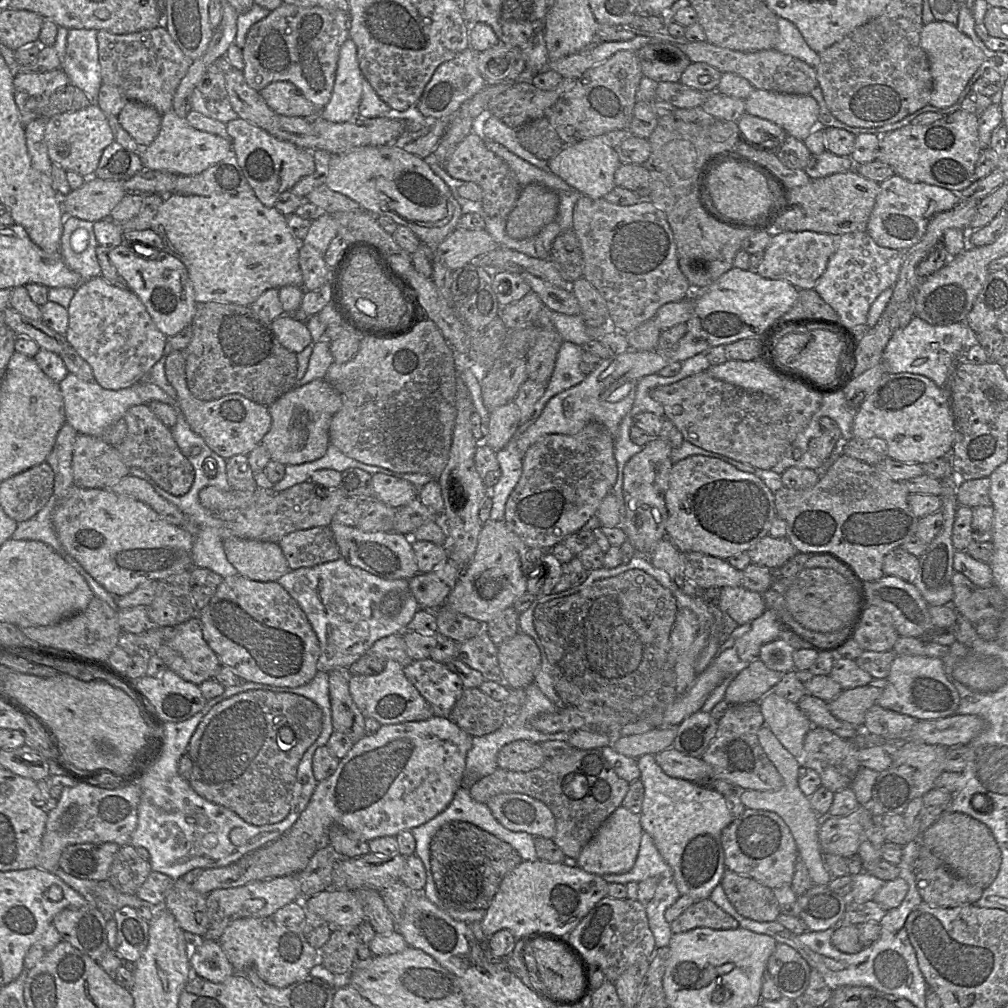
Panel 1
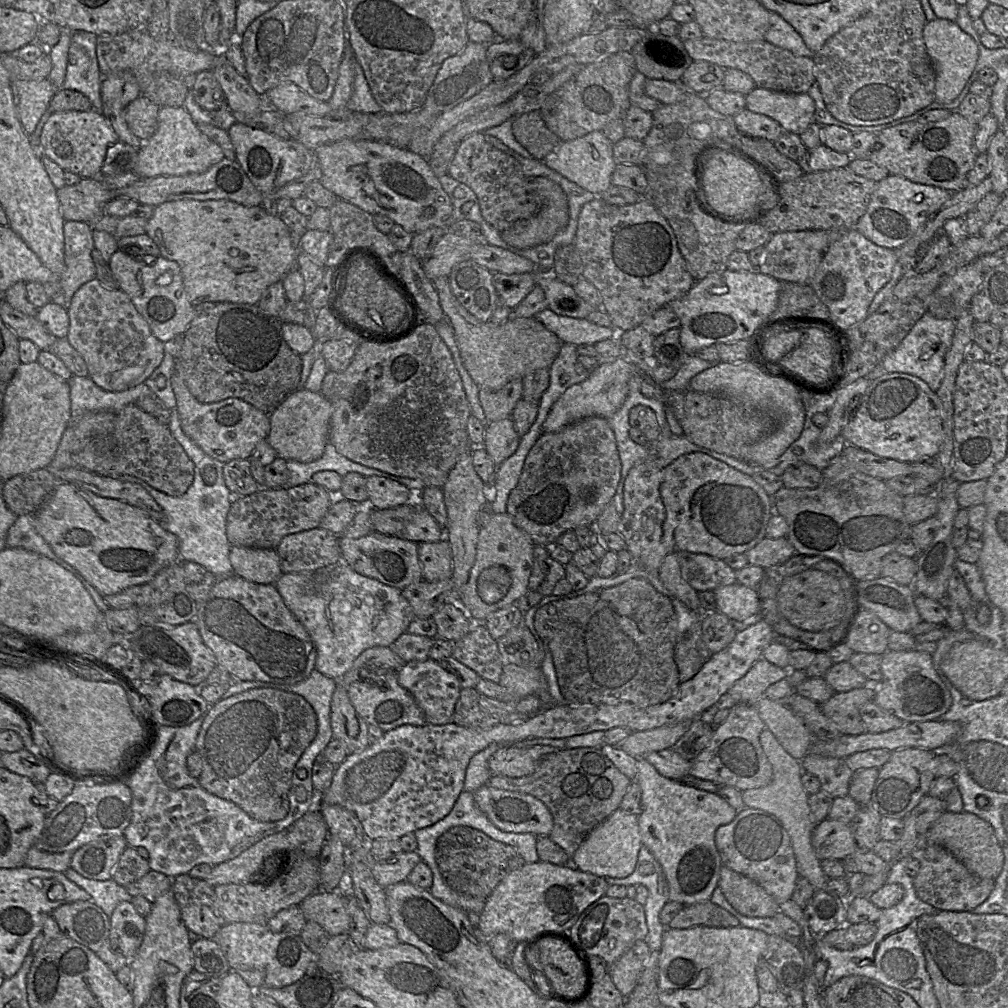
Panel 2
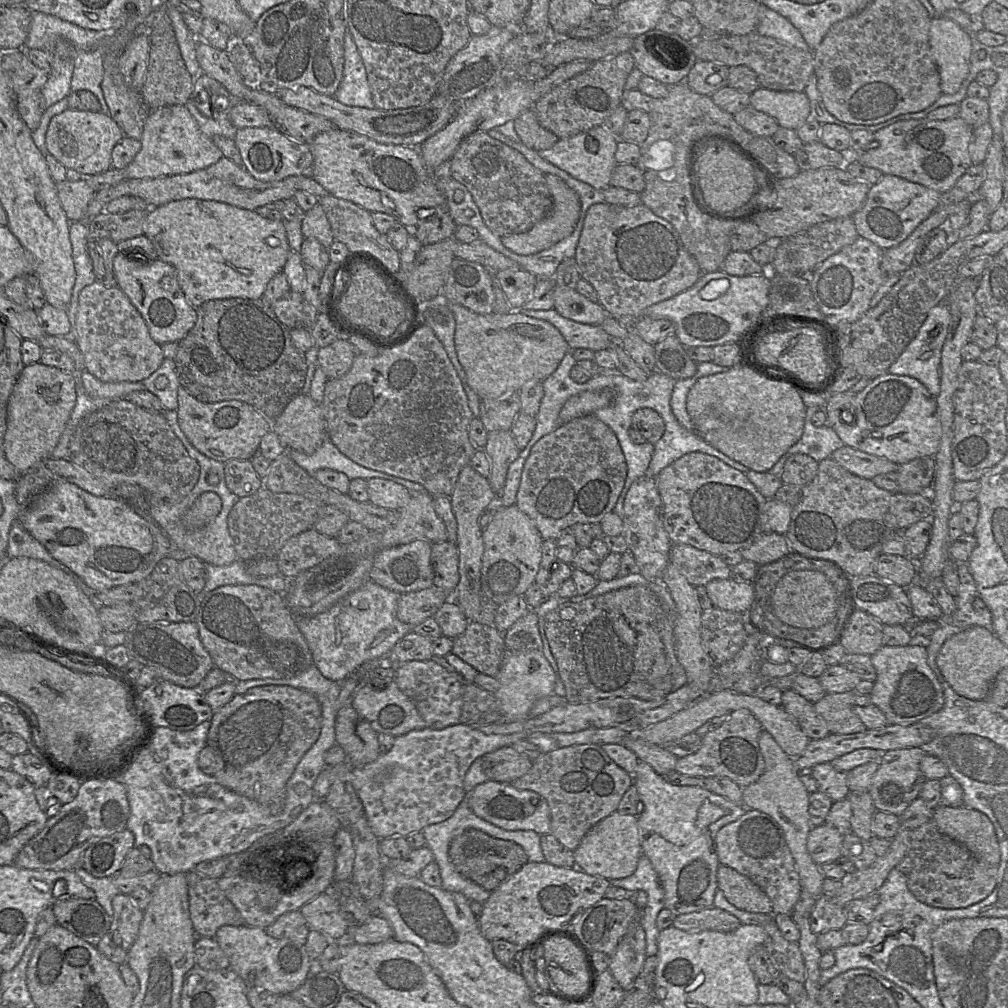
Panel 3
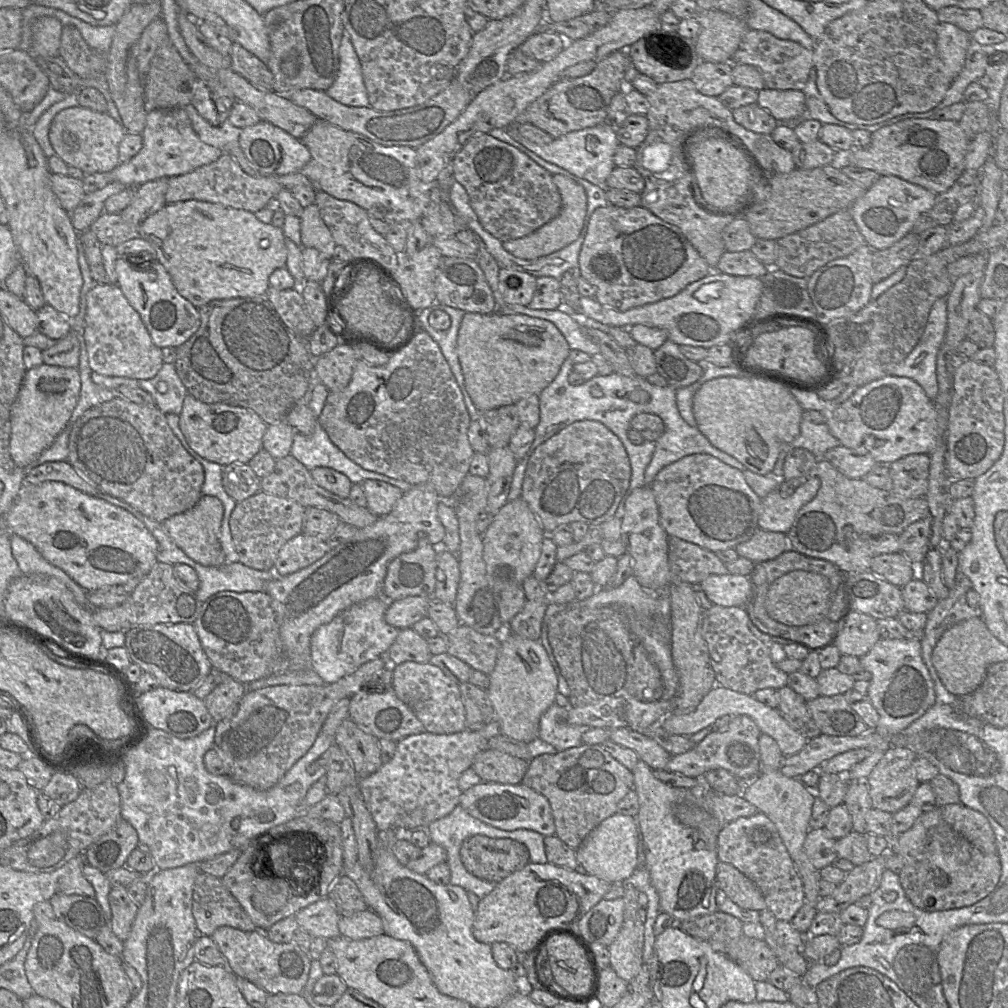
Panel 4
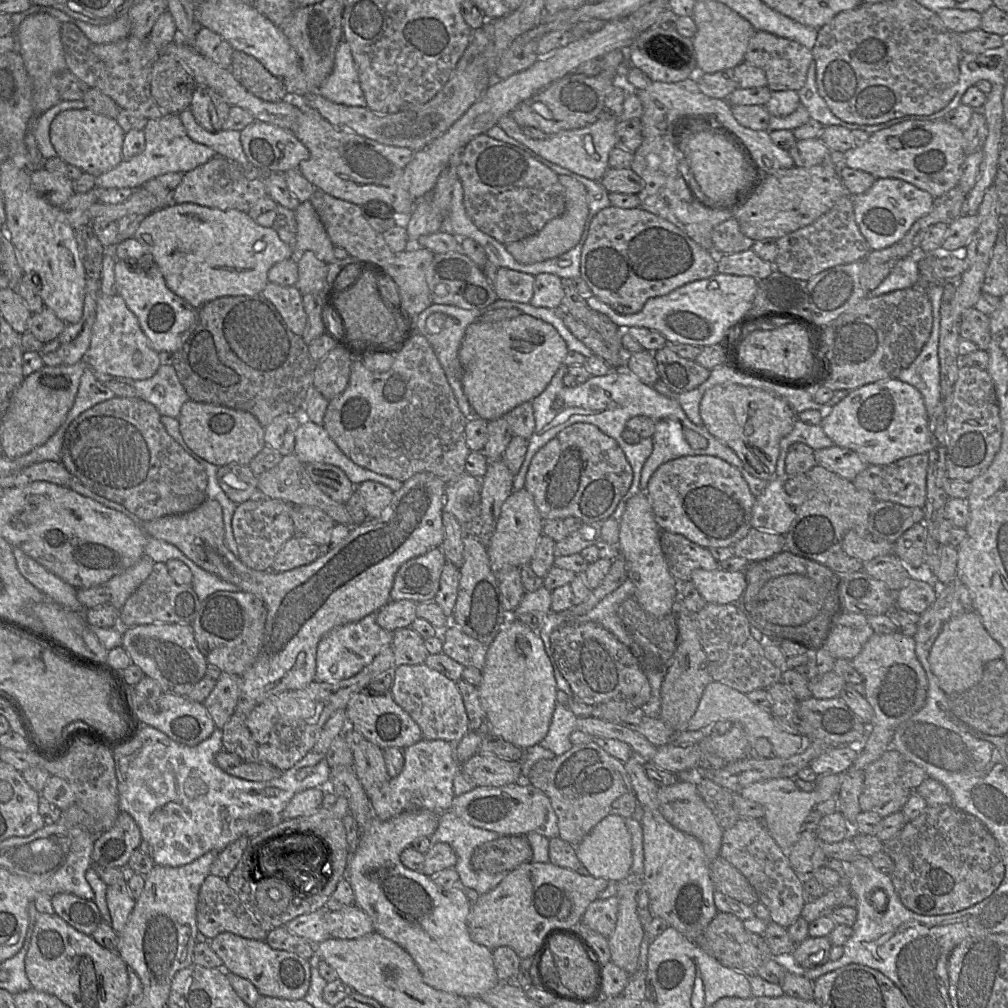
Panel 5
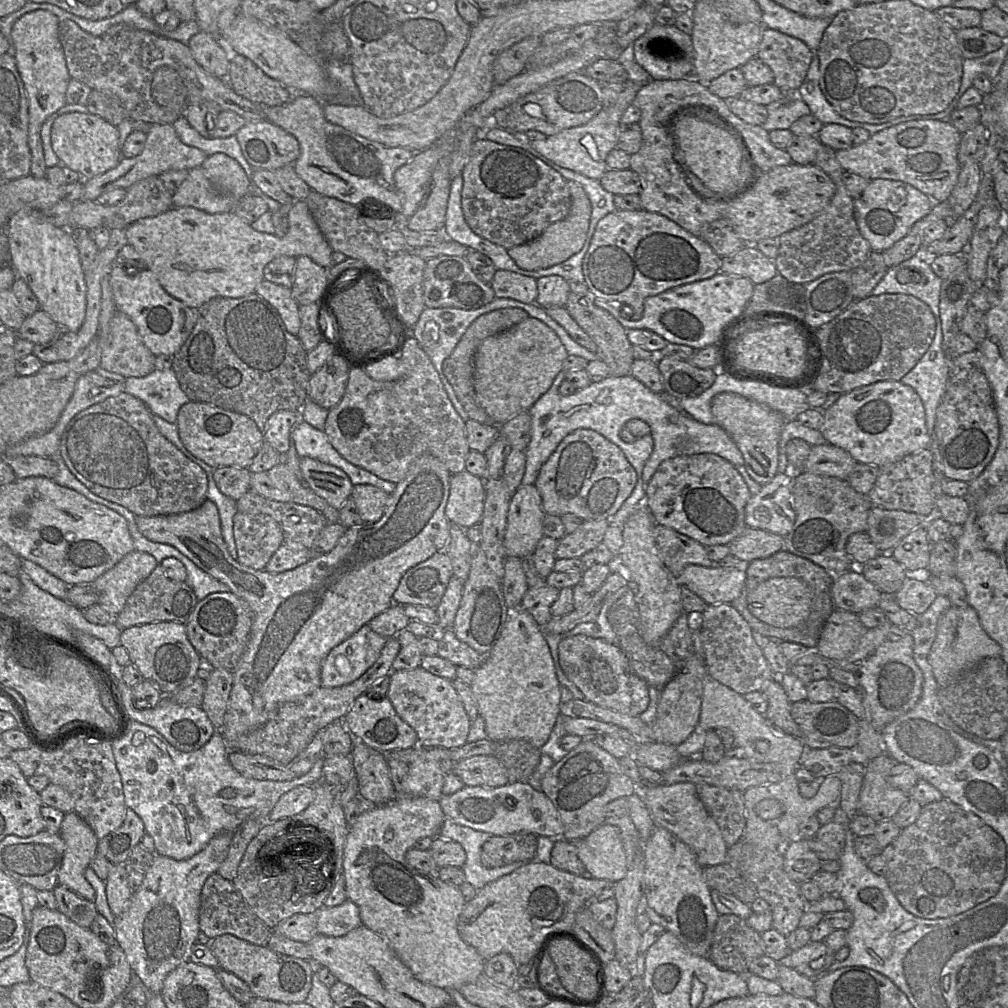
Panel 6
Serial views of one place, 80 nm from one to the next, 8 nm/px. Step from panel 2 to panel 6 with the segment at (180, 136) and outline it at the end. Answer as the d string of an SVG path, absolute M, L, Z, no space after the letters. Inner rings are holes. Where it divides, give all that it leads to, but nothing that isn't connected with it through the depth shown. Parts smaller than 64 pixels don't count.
M151 124L146 136L145 146L140 154L131 158L122 157L112 169L90 179L83 179L83 200L95 201L106 191L116 188L128 189L139 180L159 176L167 170L190 170L200 167L207 158L200 149L184 144L177 136L172 124Z

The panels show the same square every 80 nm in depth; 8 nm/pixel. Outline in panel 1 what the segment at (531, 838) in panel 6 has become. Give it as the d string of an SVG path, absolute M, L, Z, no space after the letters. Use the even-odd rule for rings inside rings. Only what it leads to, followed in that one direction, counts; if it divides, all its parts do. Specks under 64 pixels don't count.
M463 821L442 825L433 835L429 851L437 895L456 911L487 910L504 876L523 861L510 844Z

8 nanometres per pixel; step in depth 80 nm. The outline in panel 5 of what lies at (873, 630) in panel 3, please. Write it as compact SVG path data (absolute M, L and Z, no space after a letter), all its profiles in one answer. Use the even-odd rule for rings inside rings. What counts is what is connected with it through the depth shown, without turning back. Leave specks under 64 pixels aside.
M839 610L822 646L835 660L851 660L874 634L866 615Z

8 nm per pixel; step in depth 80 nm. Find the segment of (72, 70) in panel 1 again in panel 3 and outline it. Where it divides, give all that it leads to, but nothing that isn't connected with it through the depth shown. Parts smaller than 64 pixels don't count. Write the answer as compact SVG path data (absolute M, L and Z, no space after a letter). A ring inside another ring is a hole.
M104 43L94 50L78 50L74 59L73 73L70 80L70 91L88 90L100 103L100 110L109 115L104 99L102 80L104 77Z

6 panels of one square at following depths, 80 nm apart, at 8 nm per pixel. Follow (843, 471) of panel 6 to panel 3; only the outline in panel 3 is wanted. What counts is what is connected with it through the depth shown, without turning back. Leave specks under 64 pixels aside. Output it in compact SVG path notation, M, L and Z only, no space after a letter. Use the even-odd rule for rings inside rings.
M847 445L835 450L830 458L852 474L870 480L879 474L897 471L899 466L884 457L869 454Z

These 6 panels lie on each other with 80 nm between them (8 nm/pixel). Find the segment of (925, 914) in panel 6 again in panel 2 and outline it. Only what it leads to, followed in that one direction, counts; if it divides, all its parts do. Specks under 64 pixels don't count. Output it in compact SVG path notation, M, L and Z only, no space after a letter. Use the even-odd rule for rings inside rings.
M918 834L910 856L920 862L919 872L913 878L916 894L937 910L972 911L986 900L994 888L995 880L971 873L953 854L931 841L927 834Z

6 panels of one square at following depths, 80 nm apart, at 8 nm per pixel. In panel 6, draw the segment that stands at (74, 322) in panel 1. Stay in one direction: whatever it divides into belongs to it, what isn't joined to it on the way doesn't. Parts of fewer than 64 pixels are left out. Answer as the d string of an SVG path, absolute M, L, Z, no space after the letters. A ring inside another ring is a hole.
M117 310L111 319L108 337L101 340L99 367L125 378L139 378L155 369L155 358L144 345L133 321Z

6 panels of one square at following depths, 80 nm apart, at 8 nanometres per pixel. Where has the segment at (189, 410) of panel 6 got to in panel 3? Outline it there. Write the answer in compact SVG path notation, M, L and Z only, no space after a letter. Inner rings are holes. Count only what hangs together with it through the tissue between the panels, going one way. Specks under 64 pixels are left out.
M181 385L178 388L177 399L178 425L188 441L205 456L224 464L230 460L250 460L258 452L259 444L264 435L272 430L272 421L242 401L204 403L190 395Z

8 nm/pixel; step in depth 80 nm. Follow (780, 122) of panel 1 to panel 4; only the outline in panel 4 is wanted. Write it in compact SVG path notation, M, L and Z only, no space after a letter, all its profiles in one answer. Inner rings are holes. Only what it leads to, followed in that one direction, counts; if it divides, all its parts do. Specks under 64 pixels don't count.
M763 88L757 104L779 122L800 121L806 116L805 95L801 90Z

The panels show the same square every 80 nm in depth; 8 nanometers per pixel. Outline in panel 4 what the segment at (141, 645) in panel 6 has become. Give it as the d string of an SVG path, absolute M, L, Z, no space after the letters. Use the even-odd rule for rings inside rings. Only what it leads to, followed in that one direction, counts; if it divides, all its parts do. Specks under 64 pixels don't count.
M153 624L129 626L125 646L131 662L153 675L159 686L174 691L193 691L210 673L212 664L204 652L193 624Z

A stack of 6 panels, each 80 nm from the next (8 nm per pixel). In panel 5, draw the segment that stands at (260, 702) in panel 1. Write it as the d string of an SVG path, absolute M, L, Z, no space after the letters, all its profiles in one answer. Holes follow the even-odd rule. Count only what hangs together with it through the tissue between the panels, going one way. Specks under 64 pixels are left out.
M386 646L359 673L335 683L314 681L299 690L284 691L266 698L249 714L233 713L222 728L222 750L235 753L247 762L267 762L280 771L293 767L310 752L328 719L359 693L366 691L369 684L394 668L392 647Z

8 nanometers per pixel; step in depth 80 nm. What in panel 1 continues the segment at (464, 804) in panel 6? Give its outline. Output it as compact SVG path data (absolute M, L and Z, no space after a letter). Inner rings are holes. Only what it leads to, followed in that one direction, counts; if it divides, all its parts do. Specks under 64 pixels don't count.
M520 793L493 796L486 803L493 816L507 829L553 839L555 818L541 801Z

